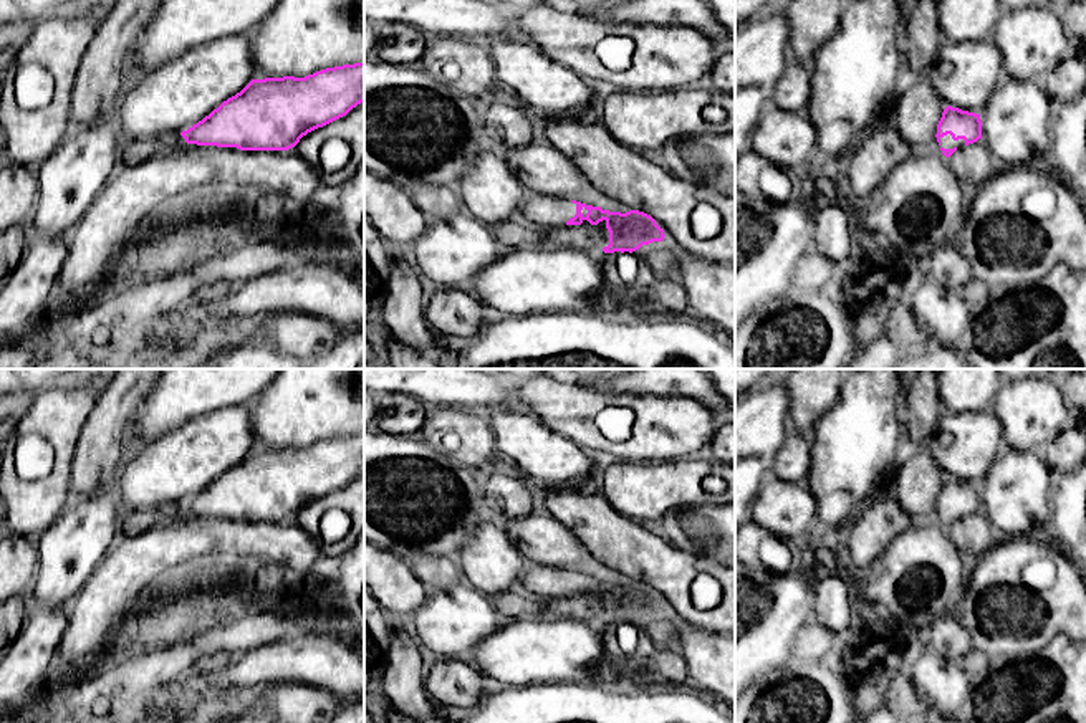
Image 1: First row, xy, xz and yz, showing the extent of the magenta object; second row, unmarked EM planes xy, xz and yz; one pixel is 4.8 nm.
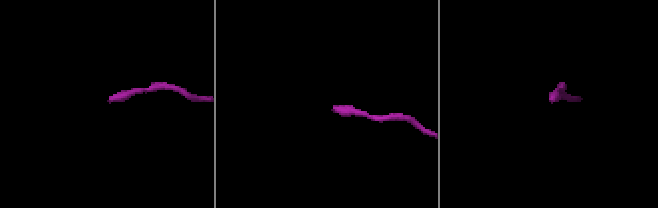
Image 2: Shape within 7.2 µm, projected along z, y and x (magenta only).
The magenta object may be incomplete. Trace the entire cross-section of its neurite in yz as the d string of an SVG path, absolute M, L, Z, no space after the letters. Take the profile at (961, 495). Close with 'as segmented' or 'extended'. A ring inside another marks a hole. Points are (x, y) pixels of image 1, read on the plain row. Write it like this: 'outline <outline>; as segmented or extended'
outline M947 476L937 495L935 508L942 524L950 528L957 520L982 510L980 485Z; extended

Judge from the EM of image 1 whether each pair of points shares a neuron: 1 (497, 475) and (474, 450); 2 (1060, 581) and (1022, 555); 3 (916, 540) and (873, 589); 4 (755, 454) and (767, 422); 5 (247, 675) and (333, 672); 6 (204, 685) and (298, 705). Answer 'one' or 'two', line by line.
1: two
2: one
3: one
4: one
5: one
6: two

